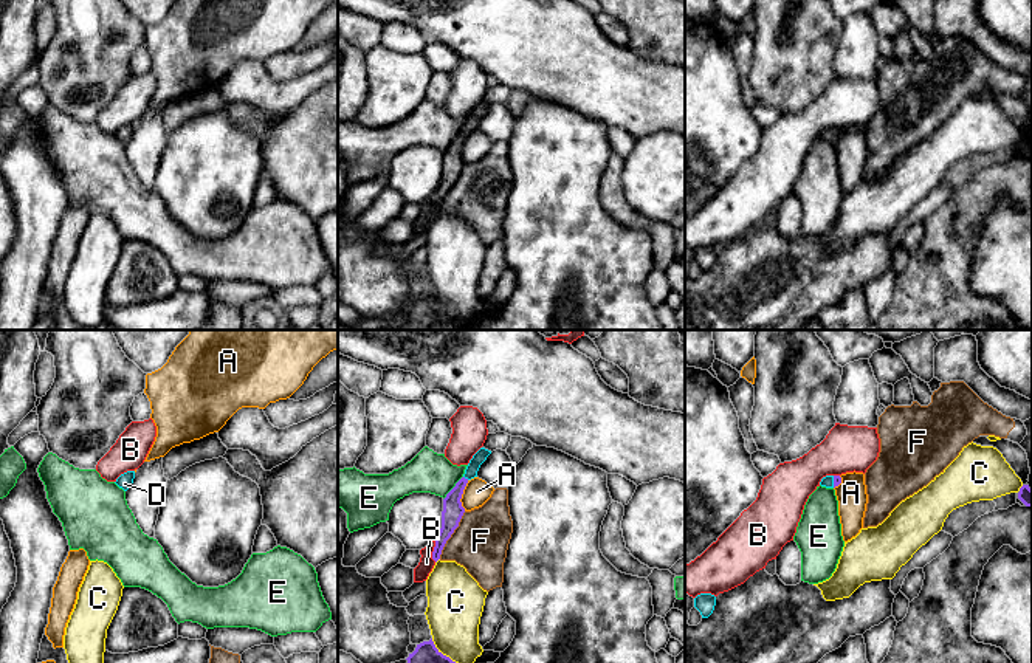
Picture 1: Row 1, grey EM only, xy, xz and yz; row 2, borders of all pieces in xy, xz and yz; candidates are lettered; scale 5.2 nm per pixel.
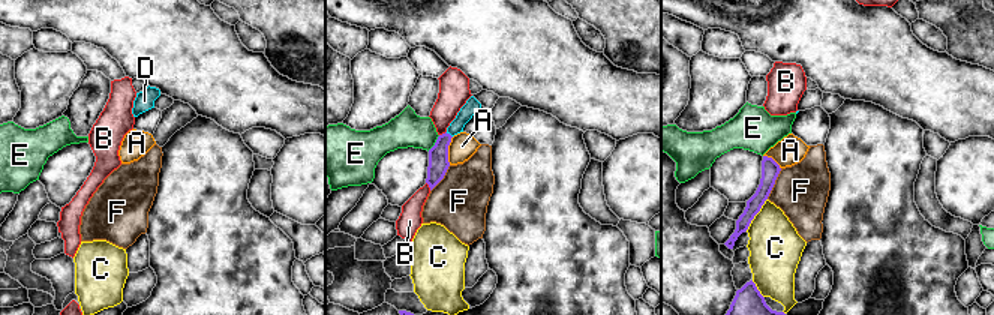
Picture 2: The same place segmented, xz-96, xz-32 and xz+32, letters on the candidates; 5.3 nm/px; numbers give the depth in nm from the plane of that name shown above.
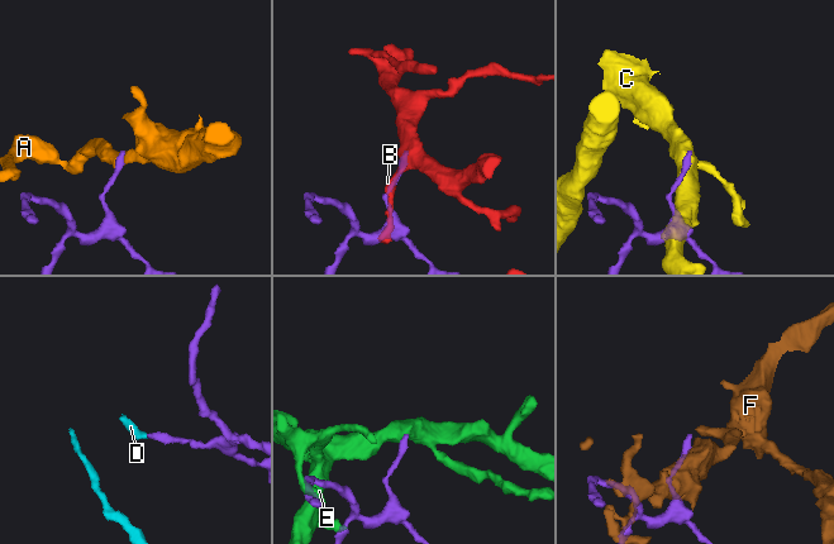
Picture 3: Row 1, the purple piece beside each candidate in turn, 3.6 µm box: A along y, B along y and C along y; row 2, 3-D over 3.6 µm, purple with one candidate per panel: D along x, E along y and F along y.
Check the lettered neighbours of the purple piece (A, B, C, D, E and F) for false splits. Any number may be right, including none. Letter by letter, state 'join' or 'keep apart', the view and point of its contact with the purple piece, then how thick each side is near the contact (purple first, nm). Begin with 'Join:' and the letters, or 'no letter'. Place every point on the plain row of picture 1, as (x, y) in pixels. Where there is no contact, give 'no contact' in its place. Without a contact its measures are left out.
Join: D
A: keep apart | xz (460, 149) | 110/140 nm
B: keep apart | xz (434, 203) | 110/80 nm
C: keep apart | xz (442, 307) | 150/280 nm
D: join | xz (467, 132) | 110/70 nm
E: keep apart | xz (453, 141) | 110/220 nm
F: keep apart | xz (451, 186) | 110/280 nm

